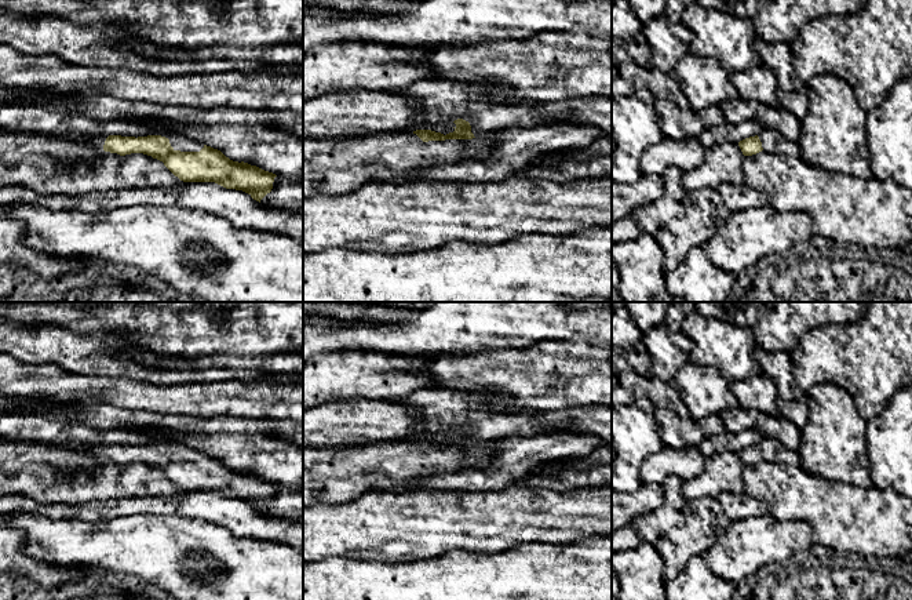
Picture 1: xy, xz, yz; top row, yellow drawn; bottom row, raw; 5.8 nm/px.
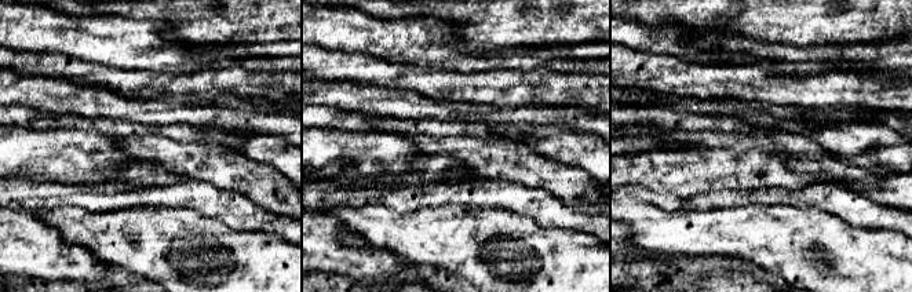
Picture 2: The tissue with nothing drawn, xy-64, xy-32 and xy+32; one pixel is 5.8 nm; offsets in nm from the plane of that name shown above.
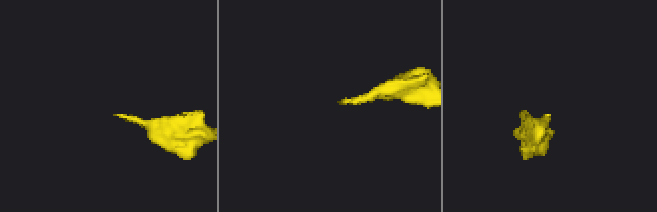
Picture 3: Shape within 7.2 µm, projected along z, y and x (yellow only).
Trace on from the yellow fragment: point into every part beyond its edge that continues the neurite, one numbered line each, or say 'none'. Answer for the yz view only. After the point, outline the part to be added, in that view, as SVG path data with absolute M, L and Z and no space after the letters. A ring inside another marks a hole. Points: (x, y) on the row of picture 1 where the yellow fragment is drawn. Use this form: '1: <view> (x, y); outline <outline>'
1: yz (772, 141); outline M763 128L763 131L758 137L765 152L800 157L799 143L796 141L788 141L778 131Z

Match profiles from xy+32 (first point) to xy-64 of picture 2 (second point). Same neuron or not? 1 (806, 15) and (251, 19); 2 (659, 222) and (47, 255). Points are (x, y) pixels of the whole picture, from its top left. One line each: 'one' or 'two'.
1: one
2: two

